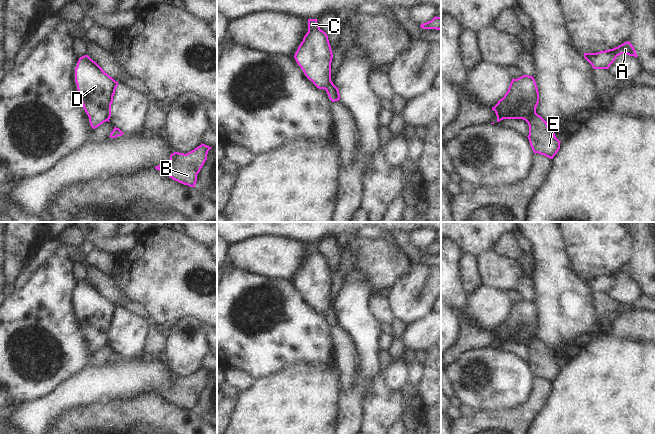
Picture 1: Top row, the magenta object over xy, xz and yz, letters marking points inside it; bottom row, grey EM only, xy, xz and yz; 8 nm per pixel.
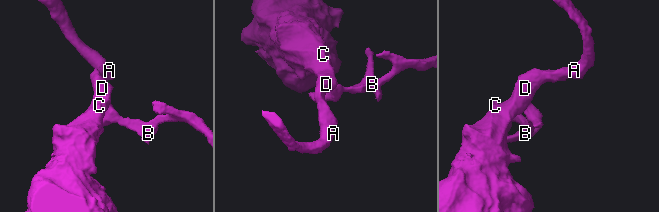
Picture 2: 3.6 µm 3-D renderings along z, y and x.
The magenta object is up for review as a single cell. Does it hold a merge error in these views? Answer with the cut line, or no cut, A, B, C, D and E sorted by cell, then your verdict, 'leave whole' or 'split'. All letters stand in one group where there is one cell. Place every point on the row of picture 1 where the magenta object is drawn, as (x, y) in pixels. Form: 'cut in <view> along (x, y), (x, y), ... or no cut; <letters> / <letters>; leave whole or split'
cut in yz along (535, 111), (525, 120); A C D / B E; split

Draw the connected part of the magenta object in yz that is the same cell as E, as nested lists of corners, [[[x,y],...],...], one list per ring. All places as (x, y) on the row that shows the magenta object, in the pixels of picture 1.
[[[536,112],[526,120],[529,125],[529,135],[527,136],[533,152],[544,155],[550,159],[557,154],[560,149],[560,141],[556,138],[547,122]]]

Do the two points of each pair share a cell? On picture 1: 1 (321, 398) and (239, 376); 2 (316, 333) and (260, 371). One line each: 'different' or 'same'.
1: different
2: same

